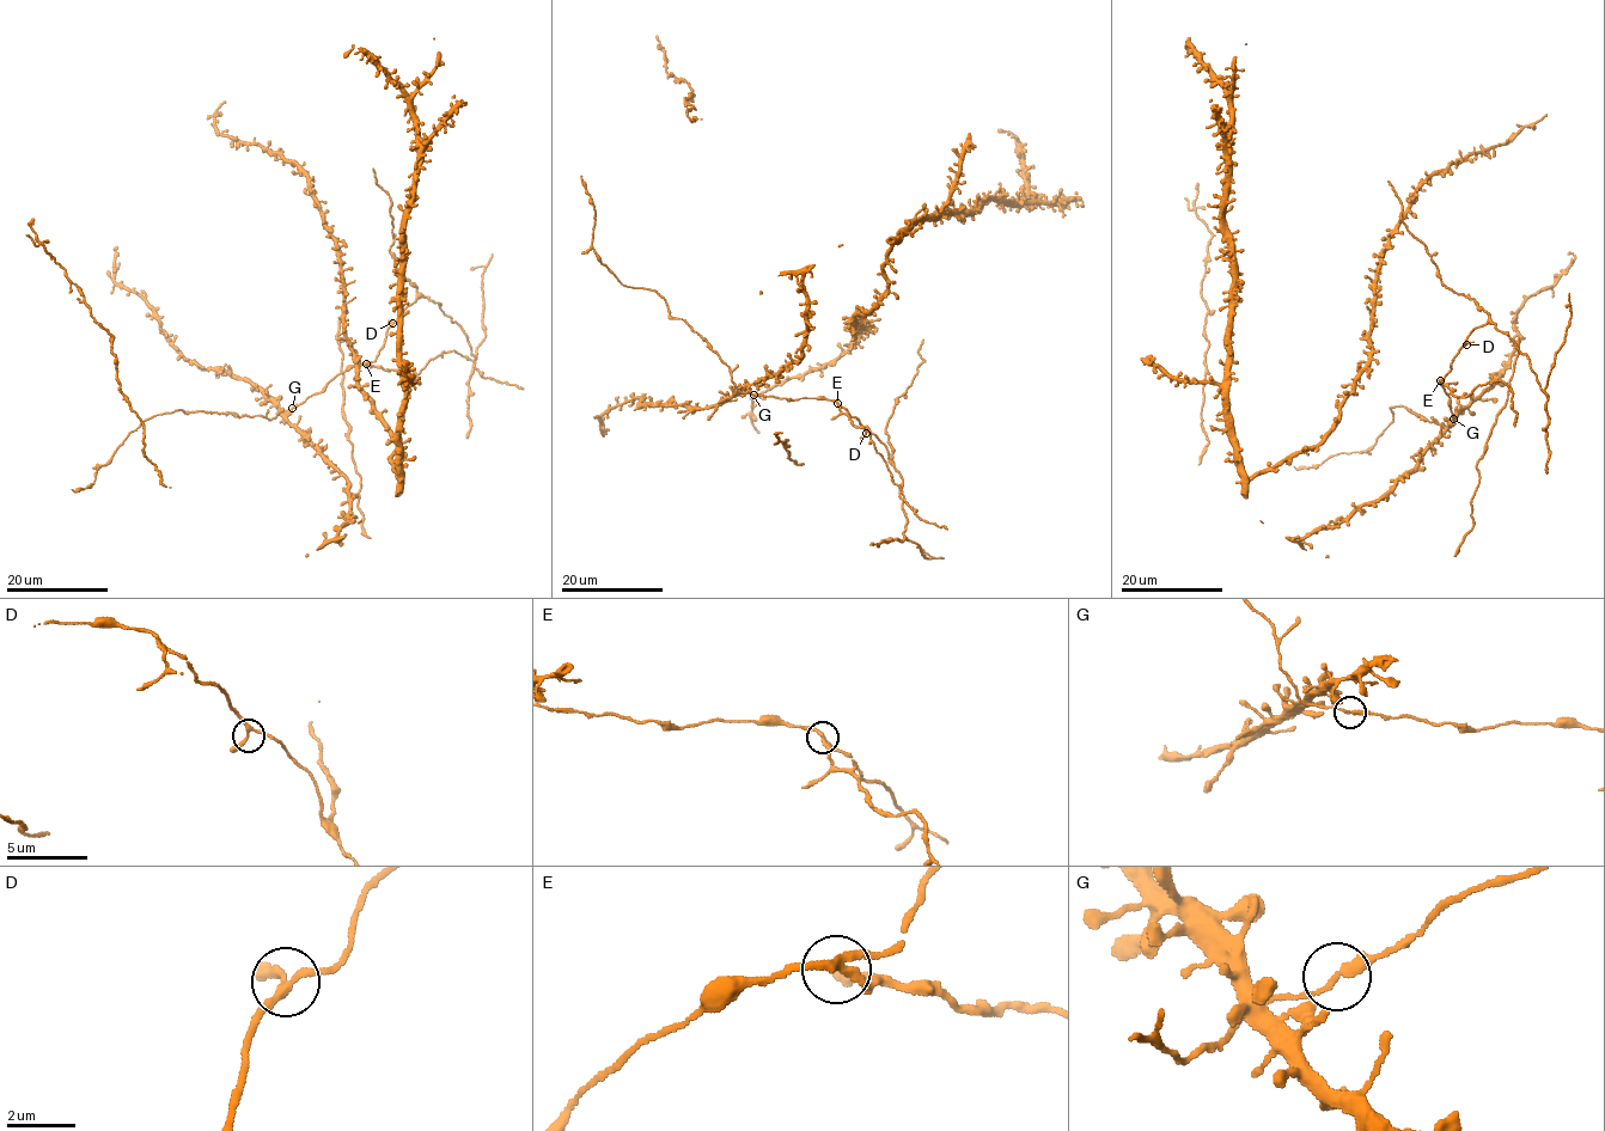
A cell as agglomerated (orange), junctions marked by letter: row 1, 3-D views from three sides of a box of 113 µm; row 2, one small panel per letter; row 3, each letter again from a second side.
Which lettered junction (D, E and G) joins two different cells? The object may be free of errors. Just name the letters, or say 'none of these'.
E

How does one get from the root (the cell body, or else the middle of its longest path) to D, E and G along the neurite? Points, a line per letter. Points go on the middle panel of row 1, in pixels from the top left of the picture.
D: (896, 404), (886, 423), (892, 447), (890, 460), (885, 445), (872, 433), (866, 433)
E: (896, 404), (886, 423), (892, 447), (890, 460), (885, 445), (837, 403)
G: (896, 404), (886, 423), (892, 447), (890, 460), (885, 445), (834, 401), (787, 401), (752, 395)

